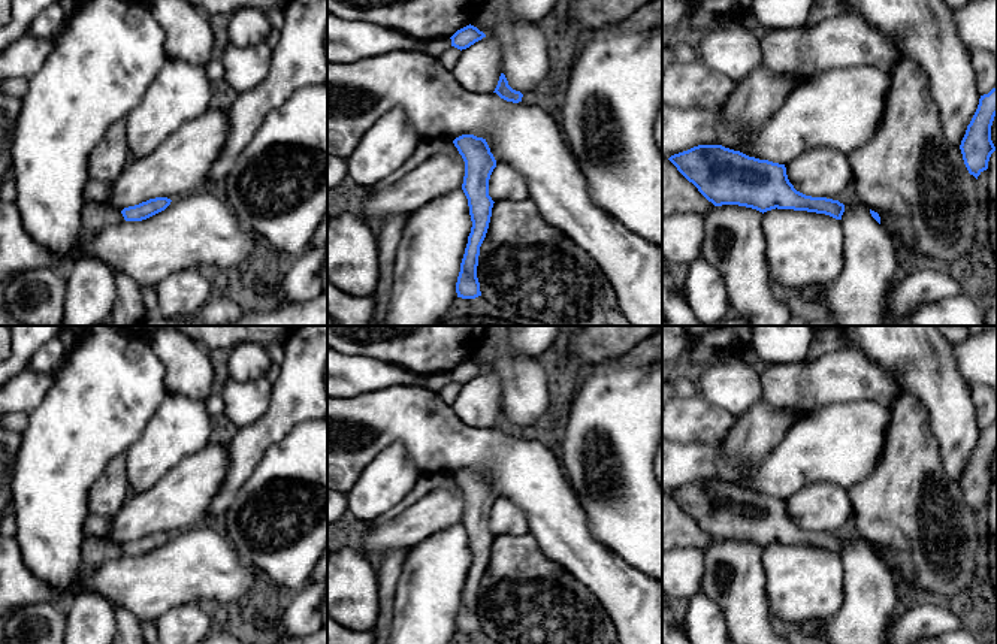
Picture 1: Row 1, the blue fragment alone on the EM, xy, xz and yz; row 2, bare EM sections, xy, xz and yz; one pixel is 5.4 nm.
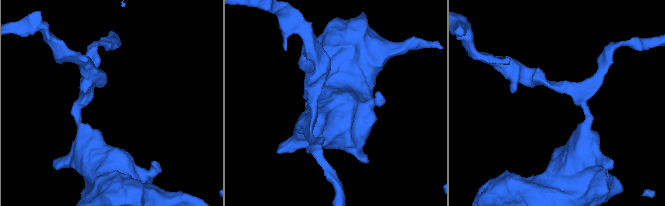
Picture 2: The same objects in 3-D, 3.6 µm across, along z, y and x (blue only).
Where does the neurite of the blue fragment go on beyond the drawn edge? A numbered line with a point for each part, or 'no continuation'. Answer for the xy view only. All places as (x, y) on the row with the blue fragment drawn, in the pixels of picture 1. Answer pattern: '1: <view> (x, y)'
no continuation

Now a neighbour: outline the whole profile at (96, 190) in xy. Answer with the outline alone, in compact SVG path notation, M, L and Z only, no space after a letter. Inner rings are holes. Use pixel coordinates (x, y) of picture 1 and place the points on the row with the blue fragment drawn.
M90 179L85 187L85 200L105 203L111 196L112 185L114 181Z

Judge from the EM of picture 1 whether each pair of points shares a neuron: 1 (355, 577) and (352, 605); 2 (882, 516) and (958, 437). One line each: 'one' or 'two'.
1: one
2: two

